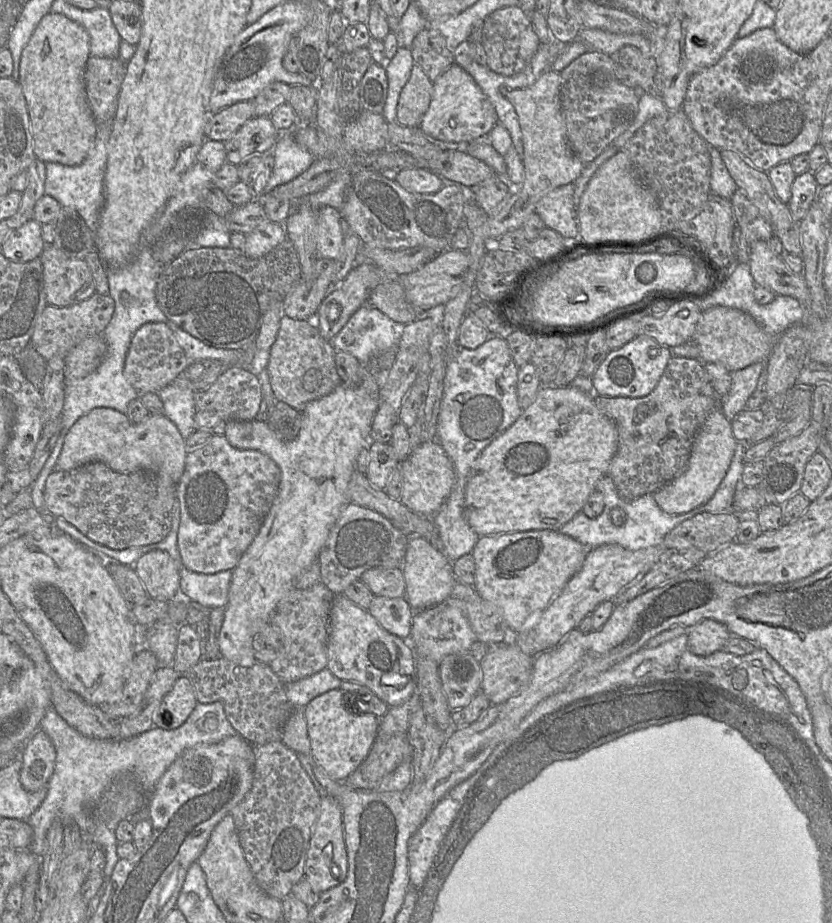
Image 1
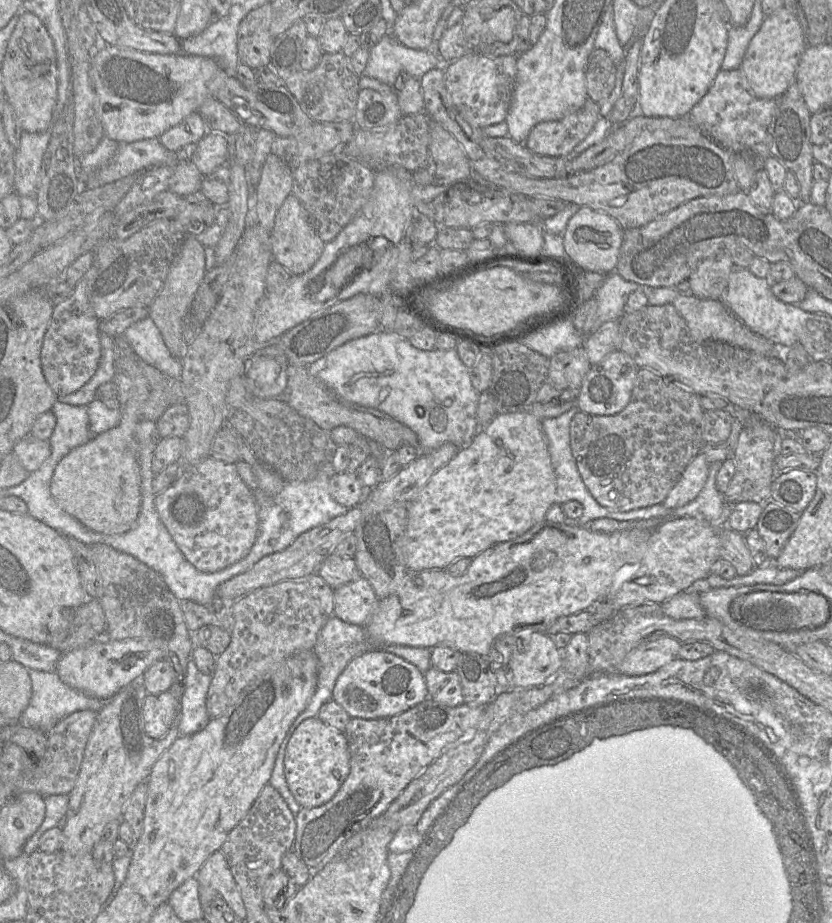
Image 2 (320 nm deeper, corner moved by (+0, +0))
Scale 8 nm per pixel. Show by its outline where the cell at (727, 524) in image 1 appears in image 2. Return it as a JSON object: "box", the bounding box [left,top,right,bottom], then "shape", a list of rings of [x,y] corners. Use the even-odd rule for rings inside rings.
{"box":[719,526,755,575],"shape":[[[723,526],[719,528],[719,538],[720,558],[731,563],[737,575],[749,574],[755,566],[745,542],[745,535]]]}

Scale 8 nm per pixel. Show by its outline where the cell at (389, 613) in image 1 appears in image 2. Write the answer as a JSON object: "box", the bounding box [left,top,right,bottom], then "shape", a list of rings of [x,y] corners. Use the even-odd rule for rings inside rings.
{"box":[334,576,378,626],"shape":[[[363,576],[334,590],[334,616],[349,624],[365,626],[378,603],[372,586]]]}

